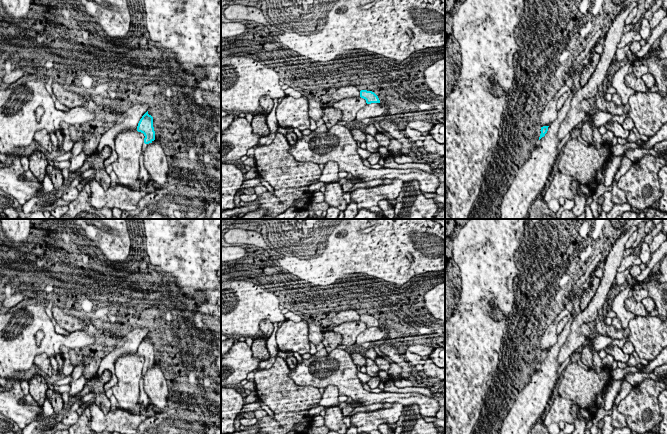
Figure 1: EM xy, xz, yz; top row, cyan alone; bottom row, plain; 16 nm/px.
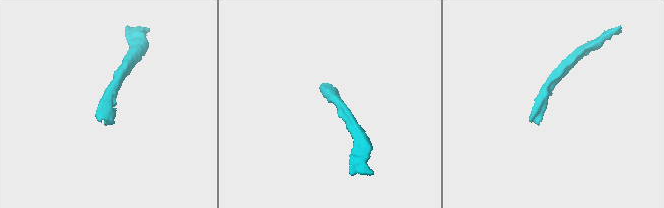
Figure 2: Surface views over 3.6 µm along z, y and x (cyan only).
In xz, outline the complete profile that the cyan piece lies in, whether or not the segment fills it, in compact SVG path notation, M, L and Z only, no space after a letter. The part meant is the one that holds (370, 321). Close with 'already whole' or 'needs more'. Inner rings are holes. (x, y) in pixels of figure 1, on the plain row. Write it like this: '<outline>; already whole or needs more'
M361 314L360 321L365 323L367 328L380 327L378 320L372 315Z; already whole

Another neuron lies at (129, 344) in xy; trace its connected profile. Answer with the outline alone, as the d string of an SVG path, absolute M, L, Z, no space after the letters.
M135 328L118 341L116 347L102 359L97 375L100 376L104 371L111 372L111 379L104 385L104 391L111 389L118 382L115 374L115 362L124 355L135 354L142 340L148 334L147 328Z

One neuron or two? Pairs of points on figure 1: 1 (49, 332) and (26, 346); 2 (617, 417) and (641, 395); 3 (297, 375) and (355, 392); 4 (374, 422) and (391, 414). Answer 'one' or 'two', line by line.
1: one
2: two
3: one
4: one

